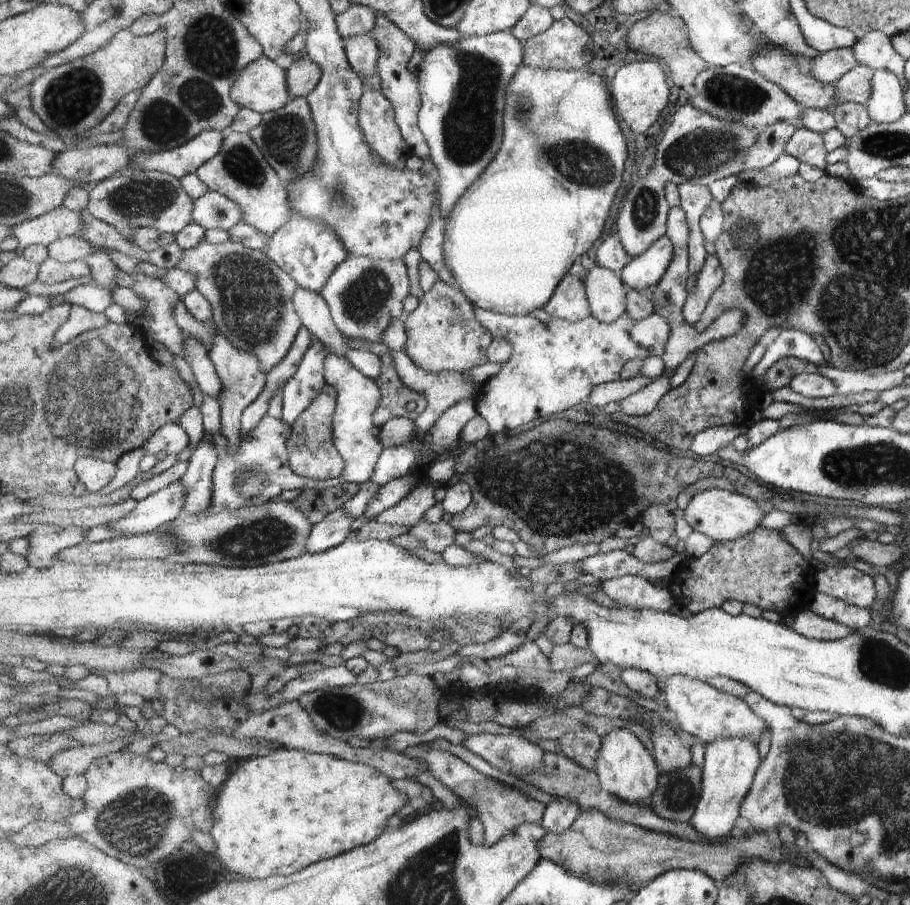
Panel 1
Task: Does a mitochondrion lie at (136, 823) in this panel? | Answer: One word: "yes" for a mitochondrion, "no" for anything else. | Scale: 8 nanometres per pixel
yes

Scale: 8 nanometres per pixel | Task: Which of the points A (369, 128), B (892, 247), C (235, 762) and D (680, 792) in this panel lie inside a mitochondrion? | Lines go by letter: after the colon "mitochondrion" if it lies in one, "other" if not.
A: other
B: mitochondrion
C: other
D: mitochondrion

